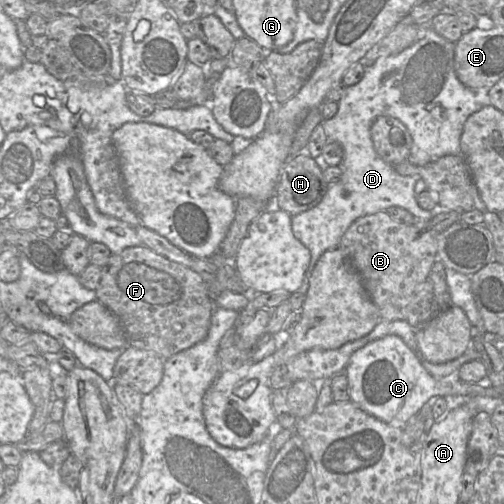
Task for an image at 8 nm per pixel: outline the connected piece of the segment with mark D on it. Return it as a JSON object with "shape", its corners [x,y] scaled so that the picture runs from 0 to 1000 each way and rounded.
{"shape":[[[855,52],[845,54],[839,73],[813,93],[784,109],[754,111],[740,127],[726,131],[718,157],[706,167],[688,171],[671,200],[667,226],[639,240],[649,278],[667,280],[679,290],[681,313],[673,325],[679,347],[667,363],[651,365],[647,385],[625,411],[577,433],[583,468],[617,504],[607,550],[617,548],[631,514],[645,498],[673,488],[683,462],[714,431],[766,419],[778,409],[798,411],[825,433],[849,437],[859,431],[855,419],[835,413],[825,399],[821,371],[833,355],[831,349],[800,349],[766,323],[744,300],[734,254],[750,230],[772,228],[790,234],[817,272],[812,317],[829,329],[883,308],[915,306],[913,274],[921,244],[937,224],[956,212],[956,206],[946,198],[944,183],[909,157],[901,137],[901,95],[903,85],[873,71]]]}

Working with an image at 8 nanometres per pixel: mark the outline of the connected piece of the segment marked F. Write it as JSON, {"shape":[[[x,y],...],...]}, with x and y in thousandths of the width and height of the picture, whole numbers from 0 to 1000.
{"shape":[[[284,486],[222,504],[200,534],[192,597],[236,633],[254,687],[333,712],[409,671],[427,603],[411,562],[387,538]]]}

